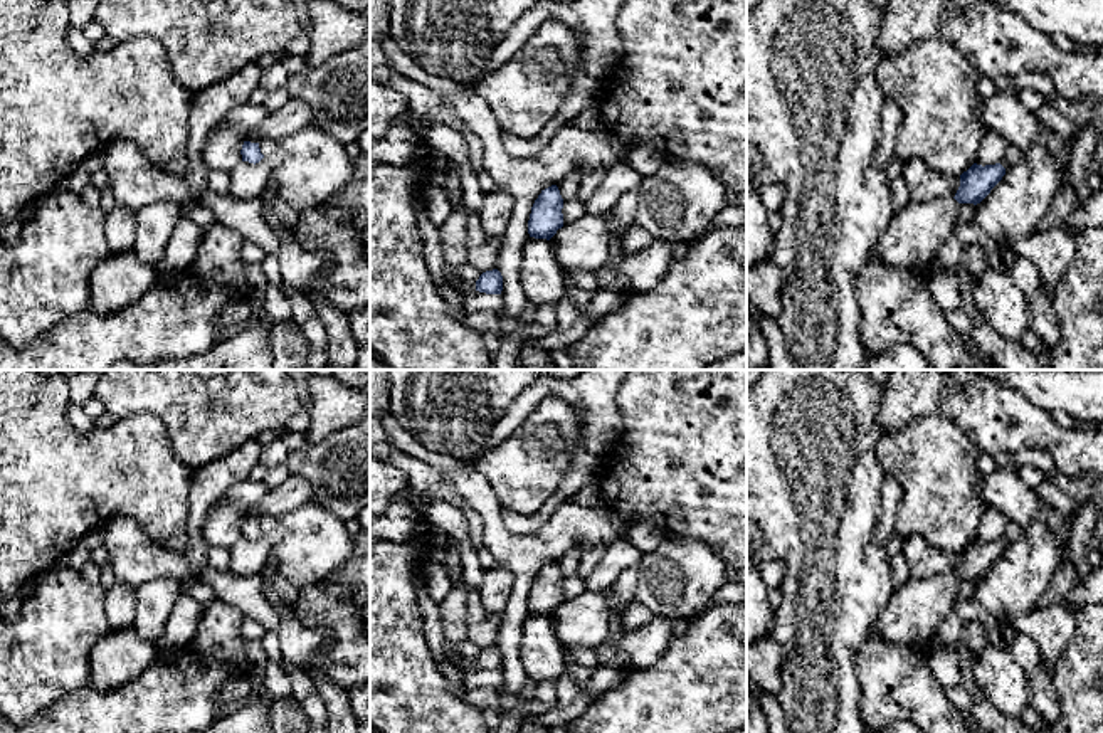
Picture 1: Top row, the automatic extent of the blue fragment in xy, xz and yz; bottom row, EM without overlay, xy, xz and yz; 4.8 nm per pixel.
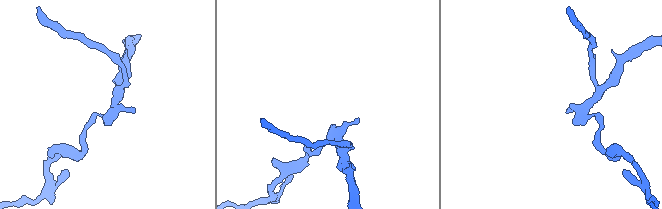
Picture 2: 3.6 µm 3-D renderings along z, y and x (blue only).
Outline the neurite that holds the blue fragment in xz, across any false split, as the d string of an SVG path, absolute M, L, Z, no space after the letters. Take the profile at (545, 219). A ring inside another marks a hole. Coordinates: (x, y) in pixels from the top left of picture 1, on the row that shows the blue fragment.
M557 185L541 190L528 220L530 237L550 240L563 227L562 208L563 198Z

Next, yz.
M974 163L960 175L960 187L953 197L910 202L895 210L888 229L873 242L871 250L888 264L923 274L958 224L958 205L980 203L1004 175L1005 168L1000 163Z

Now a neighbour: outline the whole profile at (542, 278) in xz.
M530 237L521 250L520 284L535 308L557 306L565 293L567 271L555 261L552 242Z

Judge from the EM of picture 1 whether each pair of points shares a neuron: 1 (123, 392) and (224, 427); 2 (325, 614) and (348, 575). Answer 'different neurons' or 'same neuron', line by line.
1: same neuron
2: different neurons

